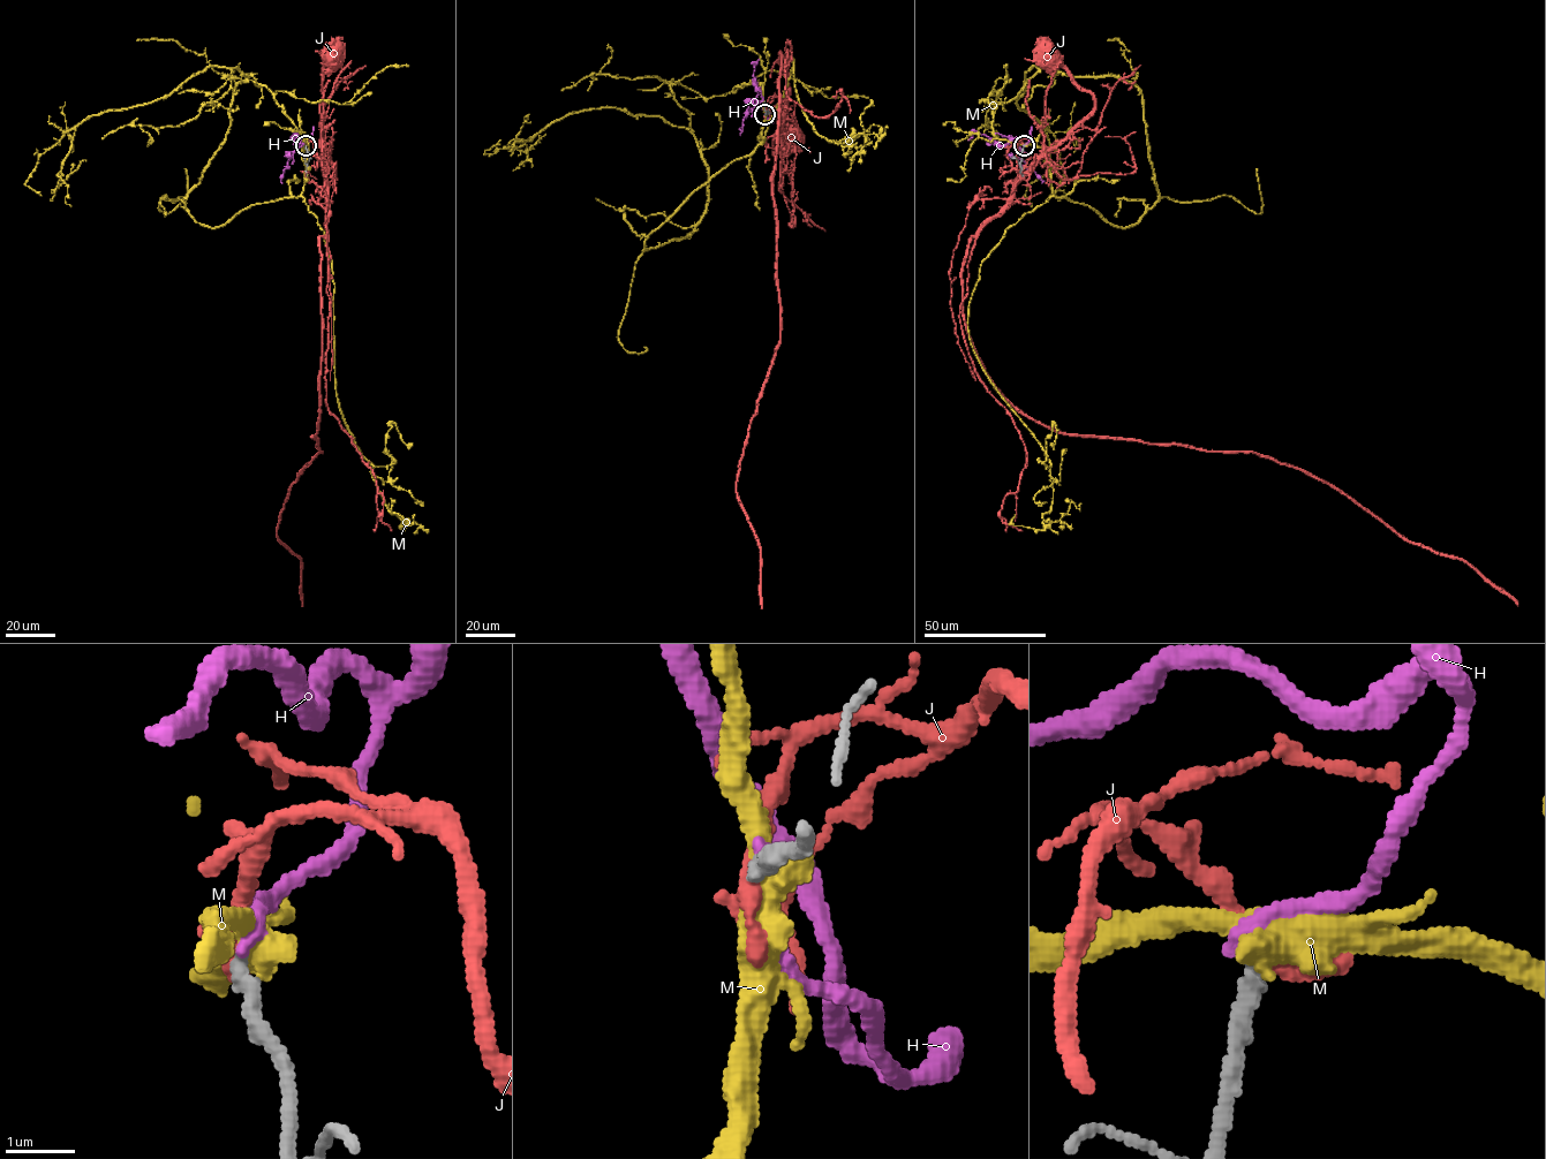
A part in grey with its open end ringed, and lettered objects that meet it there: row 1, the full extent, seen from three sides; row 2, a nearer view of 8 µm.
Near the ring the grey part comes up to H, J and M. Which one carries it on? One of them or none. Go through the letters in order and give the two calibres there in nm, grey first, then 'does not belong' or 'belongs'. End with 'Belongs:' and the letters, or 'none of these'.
H: 240 nm thick on the grey side, 200 nm on the other; does not belong
J: 240 nm thick on the grey side, 220 nm on the other; does not belong
M: 240 nm thick on the grey side, 500 nm on the other; does not belong
Belongs: none of these

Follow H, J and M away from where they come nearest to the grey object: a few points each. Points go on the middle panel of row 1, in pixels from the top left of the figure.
H: (764, 114), (759, 103), (754, 111), (747, 108), (740, 133)
J: (764, 115), (769, 108), (782, 107), (779, 184), (782, 183), (784, 143), (789, 139), (790, 142)
M: (764, 114), (764, 142), (646, 249), (689, 237), (706, 209), (695, 137), (606, 107), (514, 145), (545, 134)

